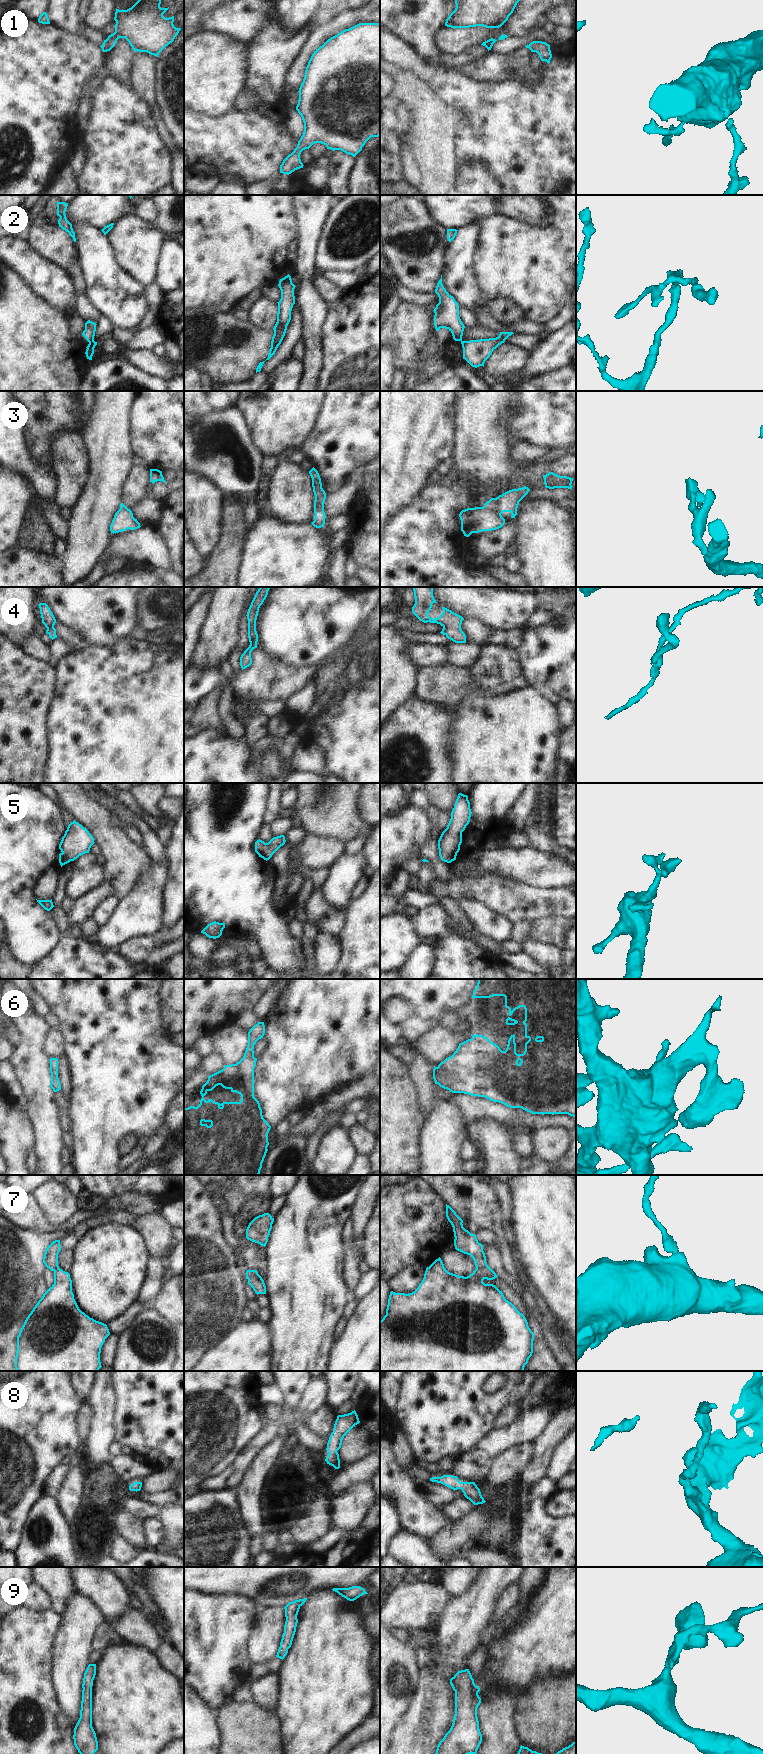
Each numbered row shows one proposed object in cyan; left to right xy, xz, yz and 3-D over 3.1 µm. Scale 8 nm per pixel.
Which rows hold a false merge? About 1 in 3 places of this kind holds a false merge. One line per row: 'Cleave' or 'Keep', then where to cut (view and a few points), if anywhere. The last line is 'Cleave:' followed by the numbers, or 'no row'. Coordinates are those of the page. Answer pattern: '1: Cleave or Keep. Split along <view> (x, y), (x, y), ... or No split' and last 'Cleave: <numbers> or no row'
1: Keep. No split
2: Cleave. Split along xy (93, 340), (89, 343)
3: Cleave. Split along yz (482, 507), (488, 510), (495, 510), (500, 514)
4: Keep. No split
5: Keep. No split
6: Keep. No split
7: Keep. No split
8: Keep. No split
9: Keep. No split
Cleave: 2, 3.

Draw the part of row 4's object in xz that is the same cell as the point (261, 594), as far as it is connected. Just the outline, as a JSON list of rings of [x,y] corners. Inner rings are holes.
[[[260,587],[256,592],[251,602],[251,605],[248,609],[246,616],[248,619],[248,638],[250,645],[240,657],[240,666],[242,670],[249,667],[252,664],[251,652],[253,649],[257,648],[257,642],[258,642],[258,634],[256,631],[256,620],[259,608],[266,599],[269,589],[270,587]]]

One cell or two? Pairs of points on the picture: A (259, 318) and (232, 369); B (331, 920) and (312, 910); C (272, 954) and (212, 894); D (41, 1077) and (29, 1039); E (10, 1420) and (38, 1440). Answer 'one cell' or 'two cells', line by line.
A: two cells
B: one cell
C: one cell
D: one cell
E: one cell

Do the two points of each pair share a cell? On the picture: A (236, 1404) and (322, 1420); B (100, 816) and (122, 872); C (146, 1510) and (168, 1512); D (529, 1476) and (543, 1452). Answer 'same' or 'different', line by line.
A: different
B: same
C: different
D: same

